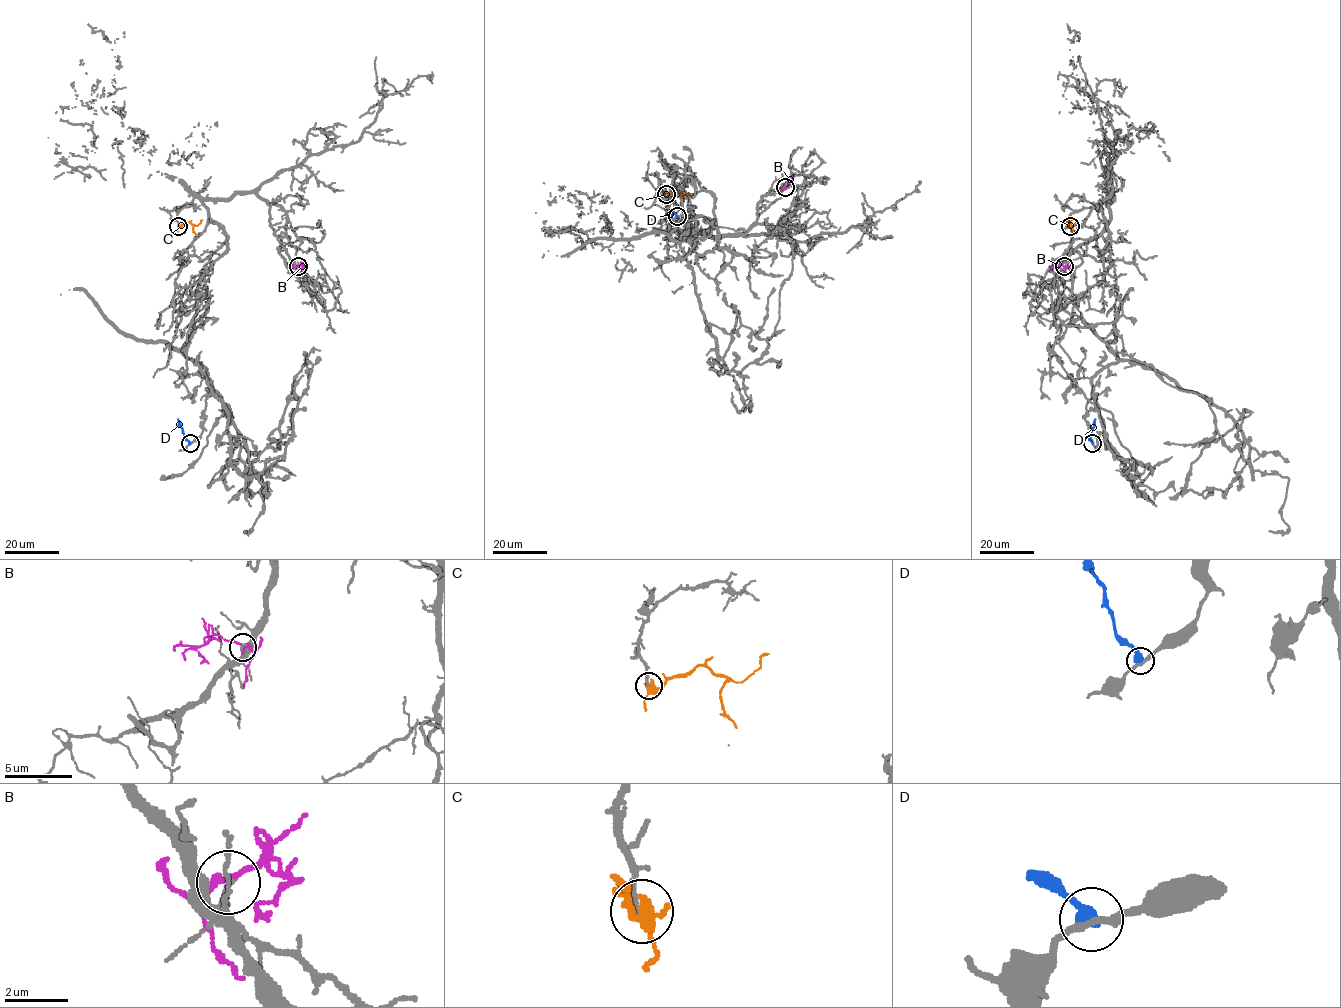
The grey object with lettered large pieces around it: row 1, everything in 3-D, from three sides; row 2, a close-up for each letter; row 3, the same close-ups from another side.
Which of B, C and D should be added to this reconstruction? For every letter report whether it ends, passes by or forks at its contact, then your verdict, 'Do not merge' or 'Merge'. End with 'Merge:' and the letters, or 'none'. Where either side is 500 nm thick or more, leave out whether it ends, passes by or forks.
B: It passes by. Do not merge
C: It passes by. Merge
D: It ends there. Do not merge
Merge: C

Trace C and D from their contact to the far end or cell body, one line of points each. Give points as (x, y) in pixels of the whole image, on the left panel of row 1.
C: (179, 226), (190, 222), (196, 235)
D: (189, 443), (177, 418)

